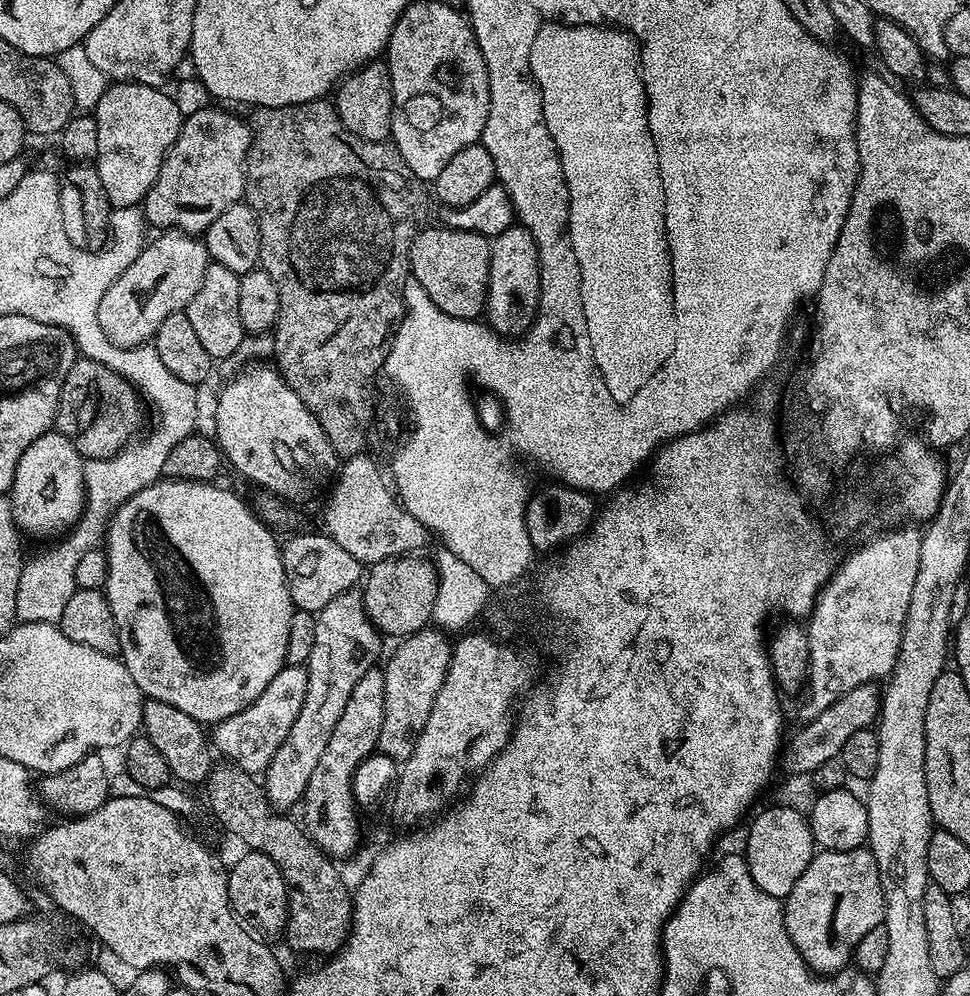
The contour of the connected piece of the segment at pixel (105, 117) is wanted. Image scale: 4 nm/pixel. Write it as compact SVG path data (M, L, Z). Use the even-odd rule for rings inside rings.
M112 82L107 85L105 92L101 96L101 100L95 106L94 115L98 122L98 155L96 155L94 161L94 167L98 178L102 178L102 190L106 190L106 198L108 199L109 205L113 209L118 208L135 208L143 205L146 194L154 186L154 182L158 178L160 173L160 167L164 161L164 155L170 150L172 143L178 138L180 133L180 126L182 123L182 117L178 110L178 106L175 105L173 97L169 95L163 87L151 88L148 85L142 85L137 83L127 82Z

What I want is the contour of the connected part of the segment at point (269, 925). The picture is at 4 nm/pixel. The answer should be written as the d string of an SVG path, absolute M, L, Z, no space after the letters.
M251 850L243 853L228 868L228 901L237 917L253 933L265 937L276 936L285 931L288 922L288 887L274 862L266 854Z

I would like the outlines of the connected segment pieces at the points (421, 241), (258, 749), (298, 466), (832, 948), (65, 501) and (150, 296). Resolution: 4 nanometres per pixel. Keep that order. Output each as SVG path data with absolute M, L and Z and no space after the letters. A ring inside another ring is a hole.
M443 226L421 227L408 251L410 276L422 286L430 302L434 302L442 314L450 314L450 318L475 320L488 303L491 253L489 237L482 234Z
M285 666L278 674L238 714L221 720L210 732L210 740L215 751L220 752L221 757L227 758L236 764L244 772L262 774L268 768L269 762L274 758L278 746L286 738L290 726L294 726L294 718L298 718L298 710L302 710L302 702L306 698L306 682L308 681L308 670L304 666Z
M256 362L237 371L232 380L220 392L216 400L216 432L214 439L220 445L225 461L236 464L236 468L248 480L270 489L275 495L288 502L300 502L303 496L316 492L324 483L333 479L338 468L338 453L326 438L322 426L310 414L306 402L290 390L290 386L280 377L275 367L264 362Z
M867 847L845 852L817 851L783 905L786 934L790 934L809 968L817 974L842 971L853 959L862 934L884 922L884 891L872 853Z
M49 430L26 446L10 489L13 518L21 533L59 537L73 527L86 507L84 462L85 457L59 430Z
M164 230L157 236L160 236L157 240L149 239L138 258L134 258L134 262L130 262L130 266L126 266L126 270L122 270L122 274L118 274L114 282L110 282L106 294L102 294L98 302L98 326L116 348L136 350L147 345L144 343L147 340L149 343L155 337L158 326L162 326L162 322L166 322L170 314L185 311L190 298L198 294L198 286L202 286L202 274L206 274L210 263L208 248L203 239L175 230Z

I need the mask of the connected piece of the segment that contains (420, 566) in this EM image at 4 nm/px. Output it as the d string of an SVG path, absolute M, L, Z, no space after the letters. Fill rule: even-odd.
M414 558L378 561L367 569L362 584L364 609L377 632L385 637L412 636L429 627L436 597L436 570L431 563Z

